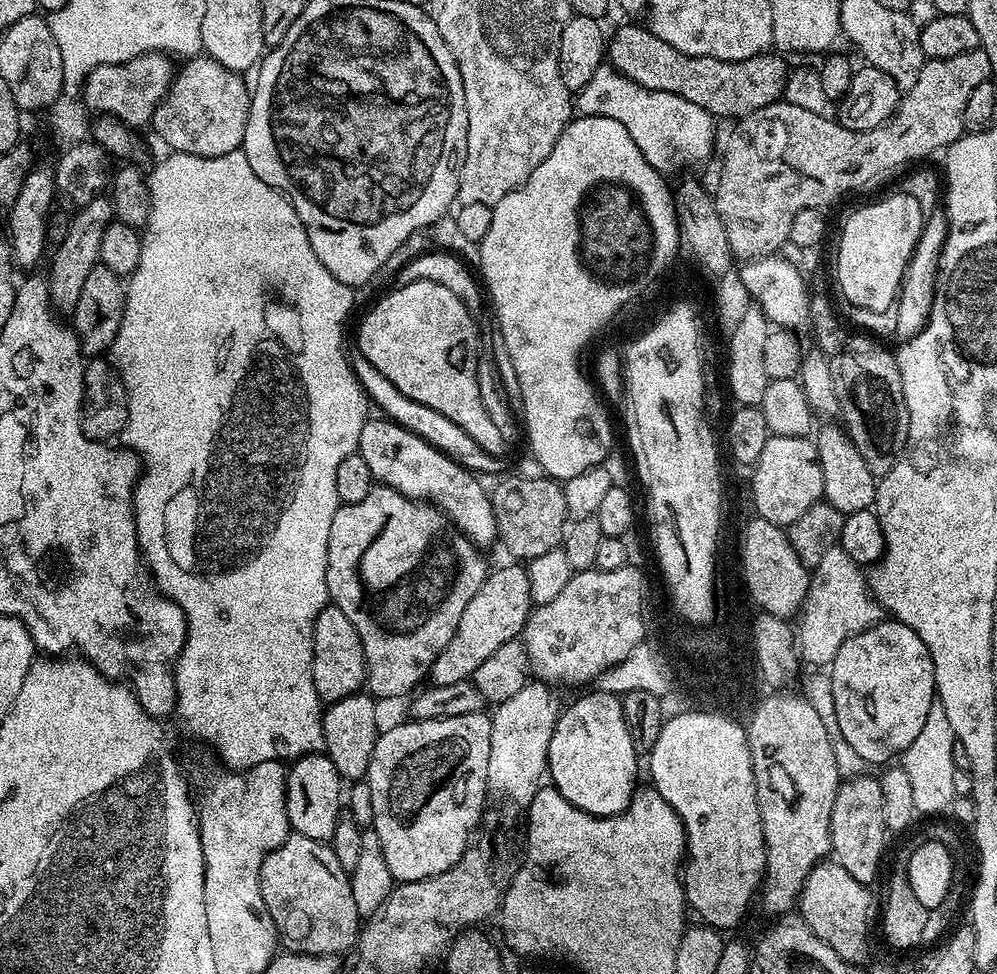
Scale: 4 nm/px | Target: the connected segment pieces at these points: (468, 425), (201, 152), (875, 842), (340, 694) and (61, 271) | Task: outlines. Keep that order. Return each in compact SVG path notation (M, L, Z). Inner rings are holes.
M414 282L410 286L402 286L401 288L393 287L389 296L384 296L368 313L364 316L364 321L360 324L360 341L358 347L362 354L370 360L374 367L380 371L386 379L397 387L406 398L412 399L414 402L428 406L431 410L445 415L451 422L457 423L477 443L482 450L488 451L490 455L495 457L503 457L504 453L504 435L505 429L499 428L494 424L490 414L487 413L486 407L483 406L482 395L479 394L478 374L476 372L478 354L476 354L476 324L473 313L469 312L468 307L462 302L458 302L458 298L454 298L454 294L450 294L450 290L446 290L446 286L438 286L434 282Z
M197 54L181 64L184 65L181 68L179 65L178 71L173 75L168 93L154 110L150 128L169 144L167 147L173 152L185 152L195 156L221 156L237 151L244 143L250 103L250 88L249 85L244 85L245 77L241 73L231 72L207 54Z
M861 774L841 779L838 794L834 794L834 810L830 814L831 855L858 882L871 885L872 879L880 872L880 859L884 856L884 836L886 829L882 818L882 786L875 775Z
M329 603L320 611L316 623L312 626L312 677L314 678L314 690L318 690L321 701L331 702L352 696L355 692L365 687L368 667L362 650L362 638L358 638L358 630L338 606Z
M99 194L88 204L79 209L72 220L72 225L64 232L56 253L52 256L52 265L46 271L48 281L48 298L51 307L60 314L70 314L78 306L82 294L82 282L90 275L90 270L98 267L100 259L99 246L104 227L113 219L112 201L107 195Z

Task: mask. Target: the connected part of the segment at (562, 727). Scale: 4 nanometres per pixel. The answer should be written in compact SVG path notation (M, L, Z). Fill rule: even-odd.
M593 690L589 696L580 696L572 705L565 707L556 720L556 729L550 738L548 747L547 775L552 776L551 783L567 797L572 804L578 805L596 815L612 815L624 812L632 801L632 794L638 787L636 781L636 759L638 753L630 738L630 730L626 726L624 705L621 697Z

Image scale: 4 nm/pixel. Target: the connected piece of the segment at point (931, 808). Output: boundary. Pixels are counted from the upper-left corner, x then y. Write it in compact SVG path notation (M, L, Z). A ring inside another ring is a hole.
M939 702L930 706L930 714L926 714L926 726L918 733L918 738L910 742L910 746L902 753L902 767L910 776L910 787L914 790L914 806L917 813L945 812L952 806L954 792L954 746L956 745L954 730L950 730L950 721L946 718L946 710L942 710Z

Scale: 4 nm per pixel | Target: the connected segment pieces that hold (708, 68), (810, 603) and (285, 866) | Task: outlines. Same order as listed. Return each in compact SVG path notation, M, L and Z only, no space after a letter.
M624 24L616 33L611 33L606 44L609 65L630 78L638 86L655 92L669 92L702 106L713 118L725 116L735 122L741 116L749 116L754 110L777 103L784 95L784 83L790 79L788 64L783 55L761 54L745 60L723 60L682 54L674 50L670 42L662 42L647 27Z
M835 546L811 569L804 607L794 624L794 639L799 655L807 663L809 660L812 666L831 665L846 638L880 623L882 619L881 606L869 592L865 573L862 568L860 572L856 563L847 552Z
M292 832L274 851L265 856L260 867L262 902L270 910L279 939L284 940L293 952L310 952L319 956L335 956L351 949L358 939L362 917L354 906L352 881L349 873L339 864L331 843L306 838L300 832Z

